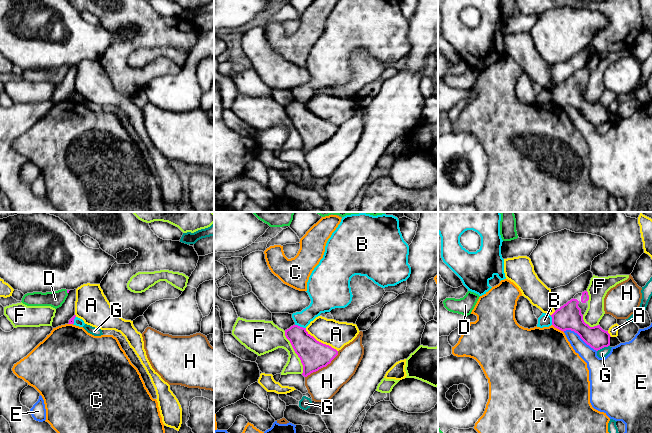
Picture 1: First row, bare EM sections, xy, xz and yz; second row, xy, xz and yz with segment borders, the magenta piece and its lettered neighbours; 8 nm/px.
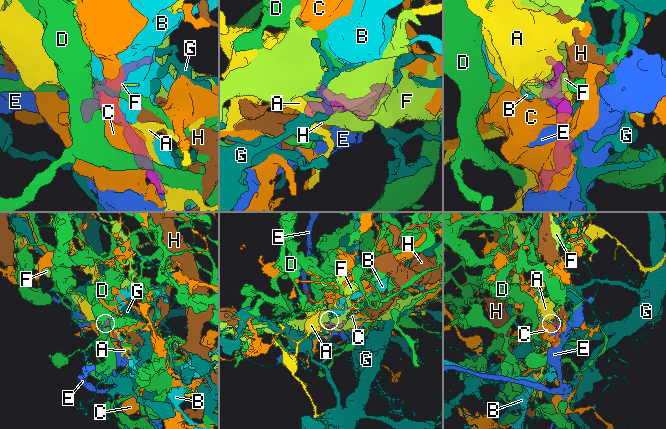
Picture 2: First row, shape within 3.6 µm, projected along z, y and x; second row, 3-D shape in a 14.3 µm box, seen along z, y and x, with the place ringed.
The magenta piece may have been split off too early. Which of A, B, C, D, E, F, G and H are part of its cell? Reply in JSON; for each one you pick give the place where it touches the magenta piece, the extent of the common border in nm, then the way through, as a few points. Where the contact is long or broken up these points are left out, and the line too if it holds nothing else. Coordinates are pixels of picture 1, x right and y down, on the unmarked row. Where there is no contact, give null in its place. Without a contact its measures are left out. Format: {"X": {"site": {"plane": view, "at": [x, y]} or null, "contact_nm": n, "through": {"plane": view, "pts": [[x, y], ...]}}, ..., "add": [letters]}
{"D": {"site": {"plane": "xy", "at": [67, 68]}, "contact_nm": 30, "through": {"plane": "xy", "pts": [[67, 66], [67, 68], [55, 75]]}}, "add": ["D"]}

